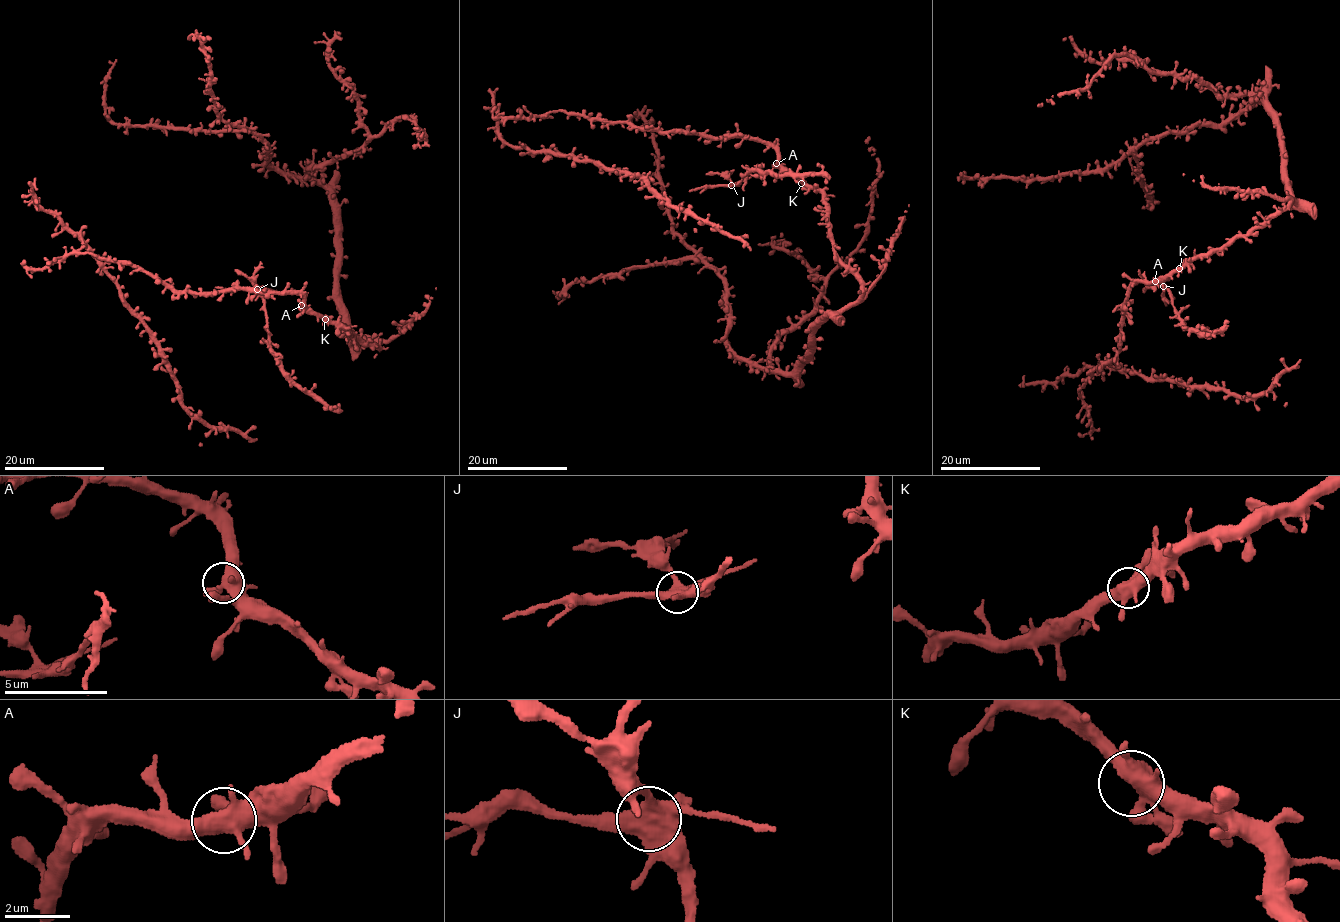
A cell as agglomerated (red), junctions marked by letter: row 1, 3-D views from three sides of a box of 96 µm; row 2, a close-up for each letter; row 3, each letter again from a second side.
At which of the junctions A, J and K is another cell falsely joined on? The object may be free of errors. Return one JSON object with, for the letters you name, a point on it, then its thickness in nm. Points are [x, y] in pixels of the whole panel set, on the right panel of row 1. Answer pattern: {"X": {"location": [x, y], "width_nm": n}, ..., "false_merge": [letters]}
{"J": {"location": [1163, 286], "width_nm": 480}, "false_merge": ["J"]}

